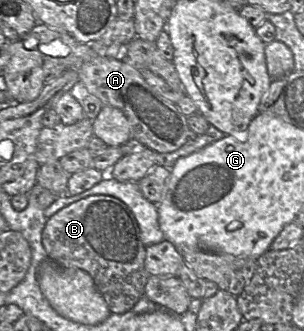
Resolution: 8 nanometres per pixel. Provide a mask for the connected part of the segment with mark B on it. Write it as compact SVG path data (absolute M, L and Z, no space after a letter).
M92 195L74 202L48 218L42 232L42 244L50 260L65 268L78 268L94 280L113 314L130 311L145 295L149 273L145 269L146 246L142 243L140 229L129 207L109 195Z

